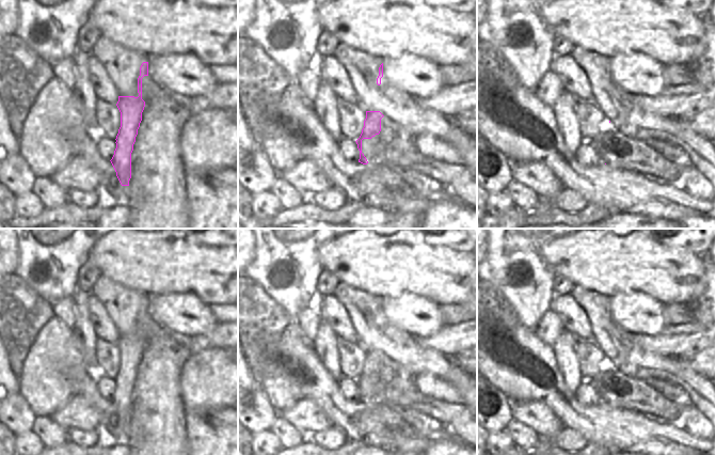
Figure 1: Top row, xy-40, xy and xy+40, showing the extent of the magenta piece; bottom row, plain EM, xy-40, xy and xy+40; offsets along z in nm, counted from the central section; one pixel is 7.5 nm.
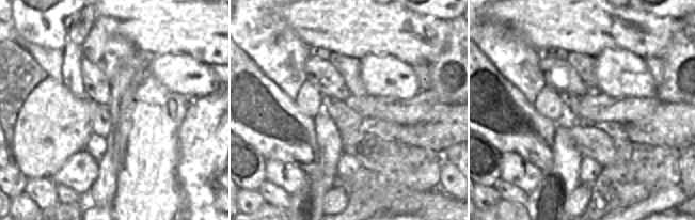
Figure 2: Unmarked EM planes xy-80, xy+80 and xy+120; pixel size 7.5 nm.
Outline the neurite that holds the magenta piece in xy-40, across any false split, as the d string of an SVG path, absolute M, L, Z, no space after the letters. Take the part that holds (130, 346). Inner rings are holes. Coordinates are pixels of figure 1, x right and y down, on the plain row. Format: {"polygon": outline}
{"polygon": "M143 301L138 317L139 335L118 335L121 366L116 375L116 388L110 399L122 425L129 425L131 418L131 392L142 360L145 341L142 339L142 317L148 315L148 301Z"}

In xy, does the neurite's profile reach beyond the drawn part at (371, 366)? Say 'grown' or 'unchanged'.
unchanged

